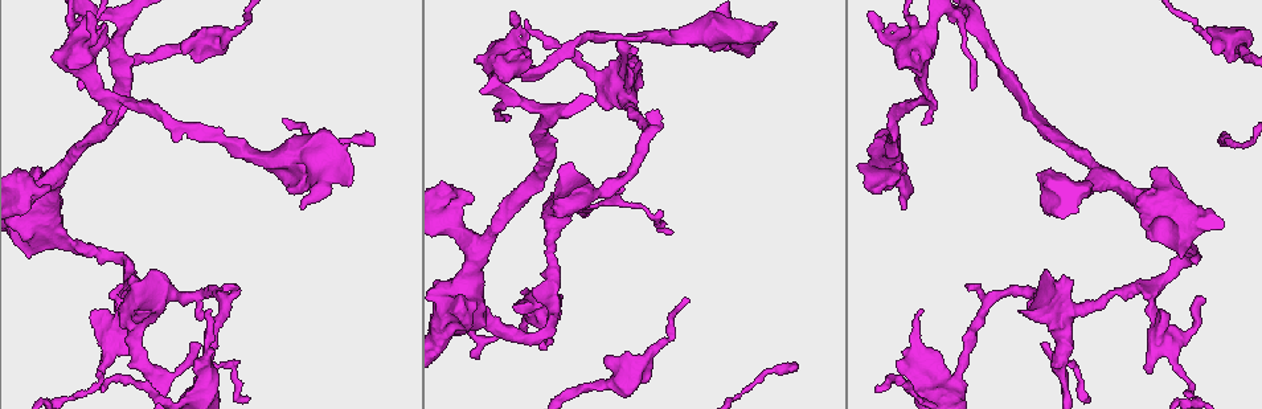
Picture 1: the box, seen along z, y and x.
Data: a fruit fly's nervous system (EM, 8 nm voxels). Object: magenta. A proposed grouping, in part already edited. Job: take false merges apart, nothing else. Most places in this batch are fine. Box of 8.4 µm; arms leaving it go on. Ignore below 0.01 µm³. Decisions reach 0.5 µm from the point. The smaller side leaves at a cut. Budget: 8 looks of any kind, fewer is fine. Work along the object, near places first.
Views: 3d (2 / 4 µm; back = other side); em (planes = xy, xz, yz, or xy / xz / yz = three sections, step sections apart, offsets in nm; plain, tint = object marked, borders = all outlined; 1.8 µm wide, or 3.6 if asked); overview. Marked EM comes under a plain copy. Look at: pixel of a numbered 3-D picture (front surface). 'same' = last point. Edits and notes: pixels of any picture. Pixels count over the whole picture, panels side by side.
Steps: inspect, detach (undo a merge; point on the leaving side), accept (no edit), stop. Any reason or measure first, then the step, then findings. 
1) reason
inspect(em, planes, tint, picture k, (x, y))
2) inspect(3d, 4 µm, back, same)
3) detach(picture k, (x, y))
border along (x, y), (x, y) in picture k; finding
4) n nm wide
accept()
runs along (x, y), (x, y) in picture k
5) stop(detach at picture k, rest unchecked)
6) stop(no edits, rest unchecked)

three-way junction
inspect(em, yz, step 16, tint, picture 1, (553, 299))

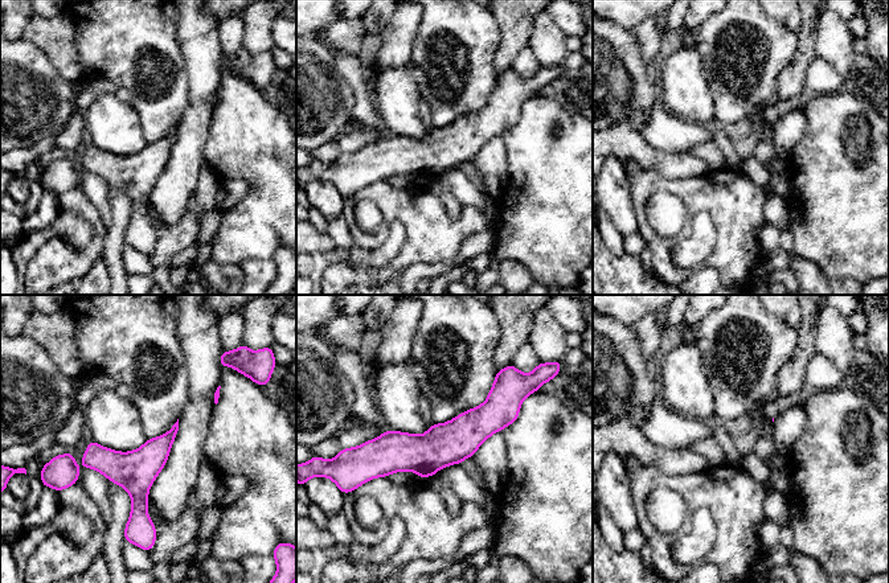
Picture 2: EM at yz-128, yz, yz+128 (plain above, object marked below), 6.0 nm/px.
inspect(em, planes, tint, same)

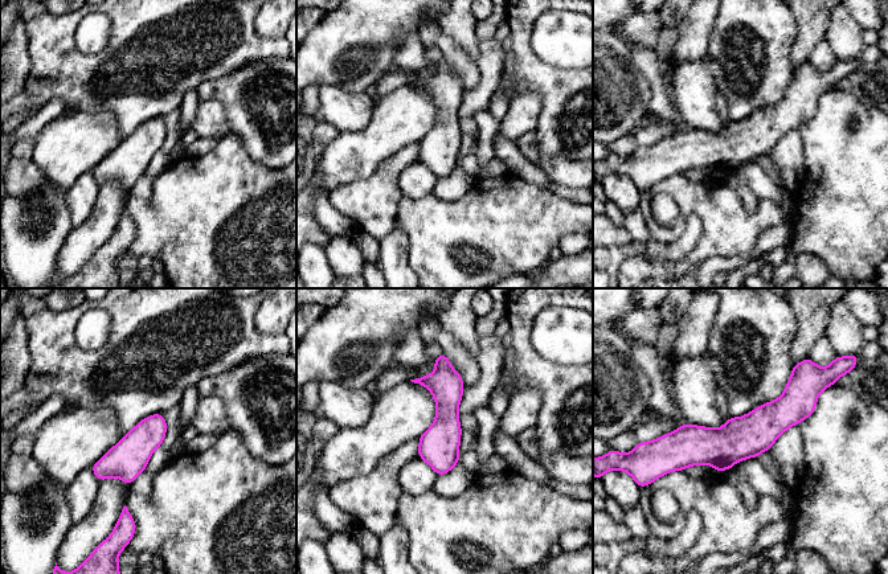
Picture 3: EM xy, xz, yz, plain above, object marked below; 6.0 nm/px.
accept()
runs along (811, 401), (731, 443), (662, 443) in picture 3; all the same cell

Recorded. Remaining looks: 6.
branch point
inspect(em, 3.6 µm, yz, step 4, tint, picture 1, (527, 74))

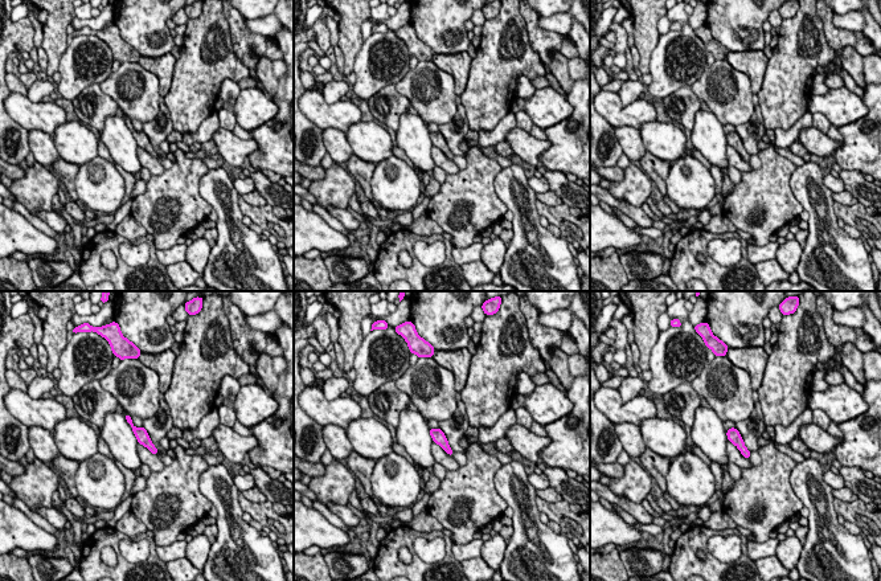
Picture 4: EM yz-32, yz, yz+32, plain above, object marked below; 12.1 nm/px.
accept()
one cell here

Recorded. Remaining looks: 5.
calibre changes
inspect(em, yz, step 16, tint, picture 1, (353, 175))

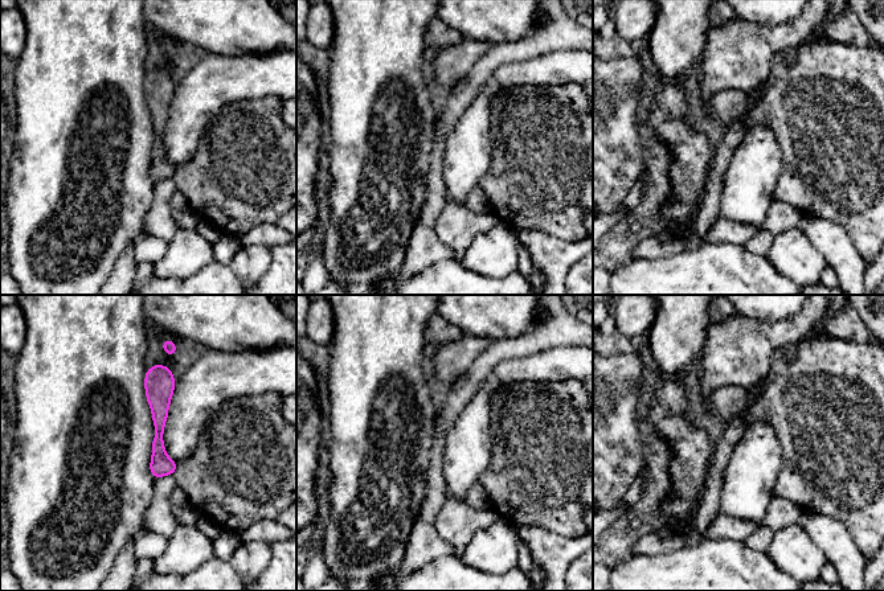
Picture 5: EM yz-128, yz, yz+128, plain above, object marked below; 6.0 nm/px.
cut it another way
inspect(em, planes, tint, same)

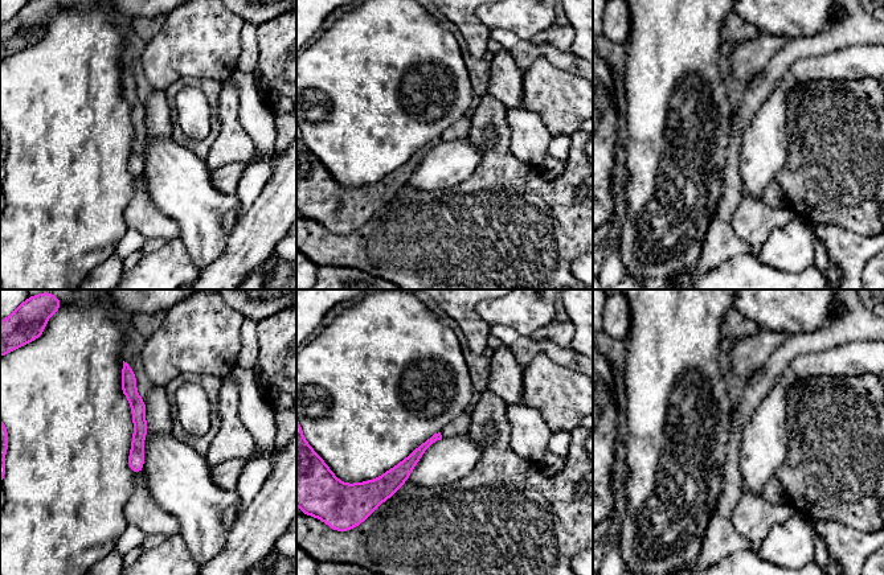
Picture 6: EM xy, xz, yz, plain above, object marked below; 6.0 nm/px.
accept()
continuous, no second cell

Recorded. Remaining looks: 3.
stop(no edits, rest unchecked)

